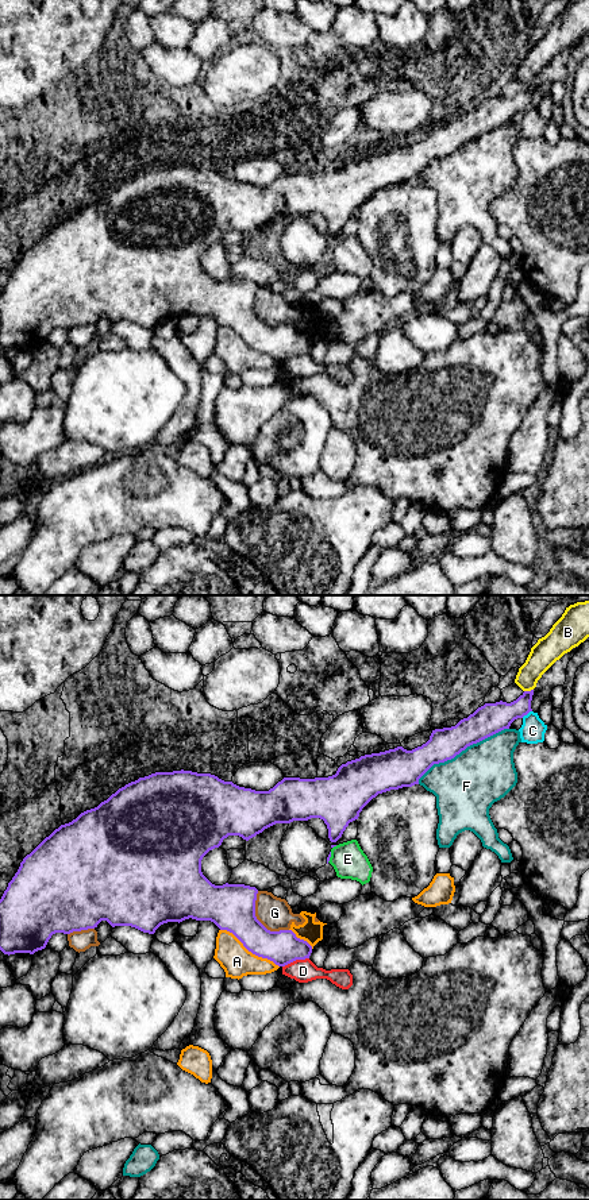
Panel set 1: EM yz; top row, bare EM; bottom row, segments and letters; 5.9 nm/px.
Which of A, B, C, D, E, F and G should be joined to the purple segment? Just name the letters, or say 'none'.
none

